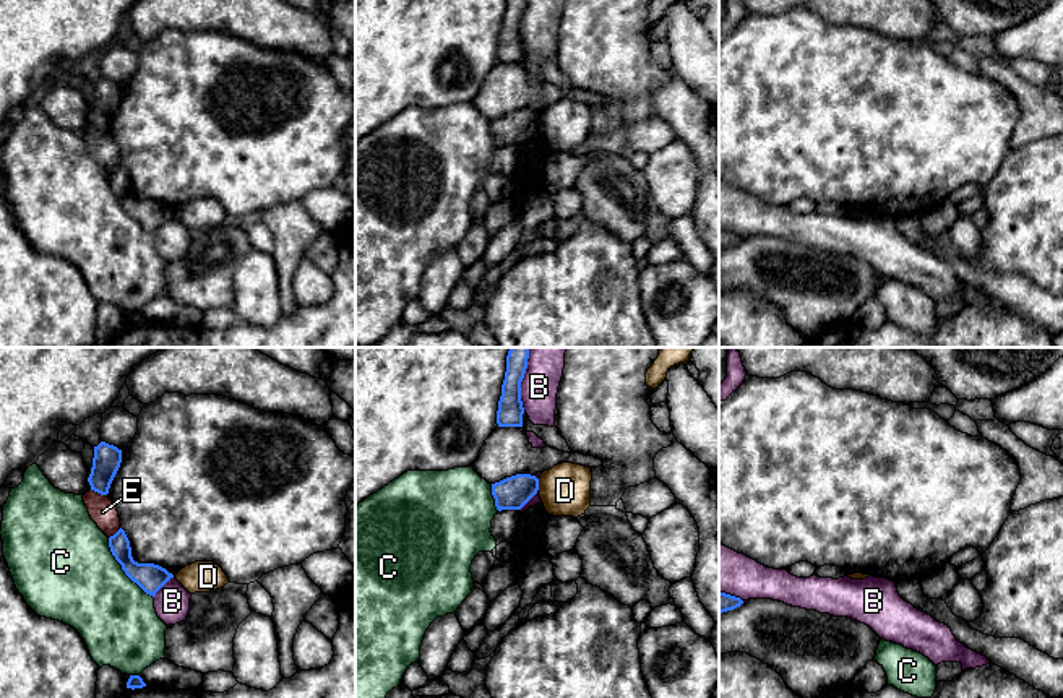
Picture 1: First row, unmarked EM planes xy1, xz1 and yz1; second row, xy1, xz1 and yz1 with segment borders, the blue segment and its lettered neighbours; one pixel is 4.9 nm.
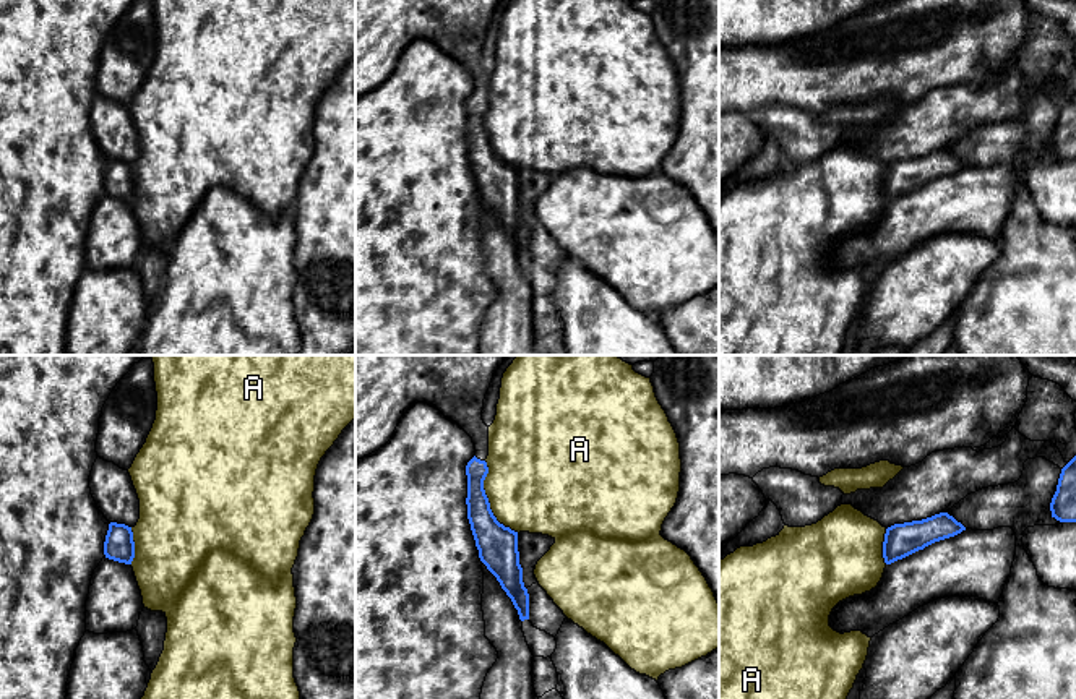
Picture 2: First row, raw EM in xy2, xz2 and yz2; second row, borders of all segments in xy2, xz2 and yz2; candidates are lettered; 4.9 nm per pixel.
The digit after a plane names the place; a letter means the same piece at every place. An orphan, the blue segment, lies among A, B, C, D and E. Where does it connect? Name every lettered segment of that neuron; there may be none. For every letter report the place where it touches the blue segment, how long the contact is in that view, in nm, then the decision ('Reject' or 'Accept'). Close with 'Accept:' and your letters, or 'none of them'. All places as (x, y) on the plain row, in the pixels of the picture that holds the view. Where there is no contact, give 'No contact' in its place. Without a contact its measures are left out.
A: Touches blue at xz2 (487, 138). Shared border 400 nm. Reject
B: Touches blue at xz1 (520, 23). Shared border 240 nm. Reject
C: Touches blue at xy1 (122, 205). Shared border 380 nm. Reject
D: Touches blue at xz1 (537, 122). Shared border 70 nm. Reject
E: Touches blue at xy1 (99, 129). Shared border 90 nm. Reject
Accept: none of them

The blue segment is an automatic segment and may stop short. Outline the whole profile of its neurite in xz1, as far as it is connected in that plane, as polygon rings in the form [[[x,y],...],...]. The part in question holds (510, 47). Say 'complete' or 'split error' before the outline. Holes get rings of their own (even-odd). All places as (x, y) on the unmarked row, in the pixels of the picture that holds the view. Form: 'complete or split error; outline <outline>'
complete; outline [[[506,0],[497,47],[498,63],[523,63],[524,44],[521,37],[521,18],[526,5],[527,0]]]

